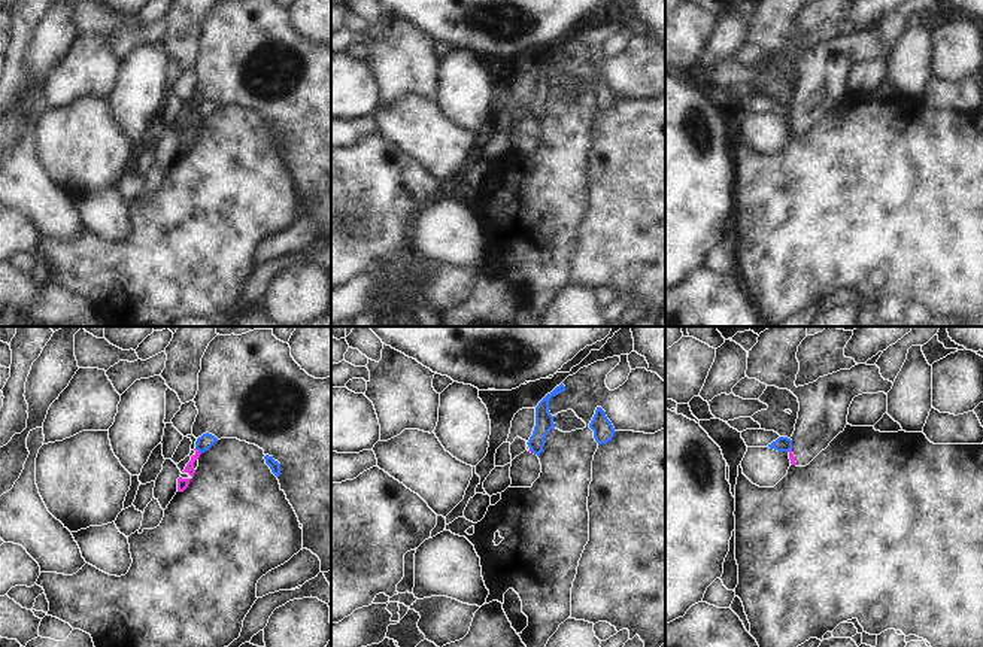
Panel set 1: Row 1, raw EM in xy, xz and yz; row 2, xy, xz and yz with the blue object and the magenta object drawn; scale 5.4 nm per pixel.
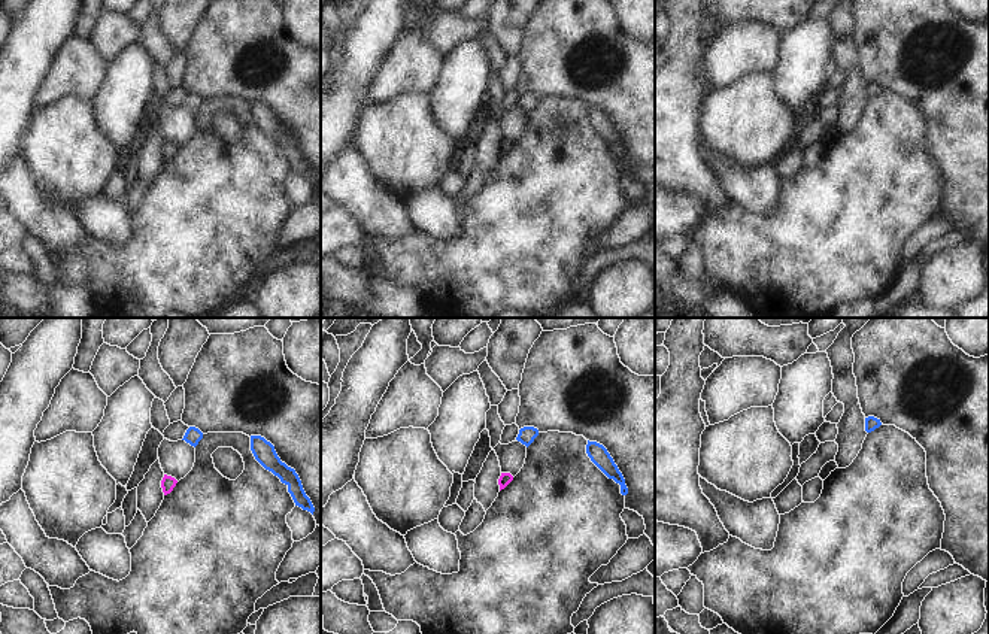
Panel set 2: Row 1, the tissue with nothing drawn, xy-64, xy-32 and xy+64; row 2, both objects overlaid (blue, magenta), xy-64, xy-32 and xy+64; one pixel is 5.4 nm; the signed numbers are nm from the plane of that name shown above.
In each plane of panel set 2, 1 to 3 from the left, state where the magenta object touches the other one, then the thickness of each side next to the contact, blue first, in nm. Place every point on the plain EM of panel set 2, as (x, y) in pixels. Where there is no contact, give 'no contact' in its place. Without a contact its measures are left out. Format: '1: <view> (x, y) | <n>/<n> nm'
1: no contact
2: no contact
3: no contact

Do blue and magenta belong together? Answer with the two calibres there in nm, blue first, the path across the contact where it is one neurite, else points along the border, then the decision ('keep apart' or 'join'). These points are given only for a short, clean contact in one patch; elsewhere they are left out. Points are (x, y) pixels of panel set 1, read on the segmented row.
90 nm thick on the blue side, 50 nm on the other; border along xy (196, 447), (200, 453); keep apart

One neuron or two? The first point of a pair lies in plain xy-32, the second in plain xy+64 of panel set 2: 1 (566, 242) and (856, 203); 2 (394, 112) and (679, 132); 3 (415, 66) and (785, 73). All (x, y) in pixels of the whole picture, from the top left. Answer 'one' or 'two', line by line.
1: one
2: two
3: two

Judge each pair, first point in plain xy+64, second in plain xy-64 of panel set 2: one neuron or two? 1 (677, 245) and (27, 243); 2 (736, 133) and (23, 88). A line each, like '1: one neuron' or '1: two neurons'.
1: two neurons
2: two neurons

